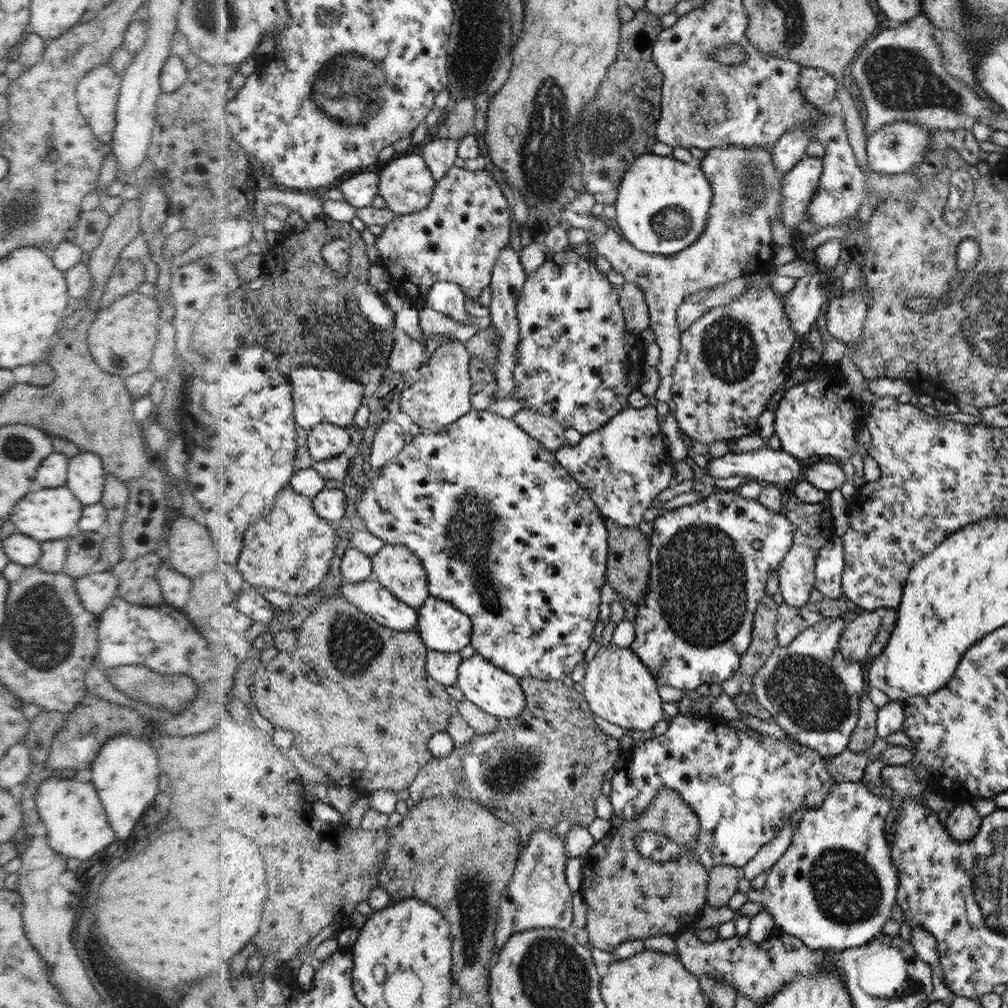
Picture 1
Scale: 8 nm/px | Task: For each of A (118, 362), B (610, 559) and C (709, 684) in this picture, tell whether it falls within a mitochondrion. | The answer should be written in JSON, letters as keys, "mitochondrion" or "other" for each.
{"A":"other","B":"other","C":"other"}

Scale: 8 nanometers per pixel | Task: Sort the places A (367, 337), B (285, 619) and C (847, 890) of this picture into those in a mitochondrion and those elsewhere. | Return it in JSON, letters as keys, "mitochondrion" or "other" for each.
{"A":"mitochondrion","B":"other","C":"mitochondrion"}

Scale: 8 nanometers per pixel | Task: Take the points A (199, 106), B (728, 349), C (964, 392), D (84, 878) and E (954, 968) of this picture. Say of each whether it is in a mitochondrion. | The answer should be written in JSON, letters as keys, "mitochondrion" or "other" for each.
{"A":"other","B":"mitochondrion","C":"other","D":"other","E":"other"}

